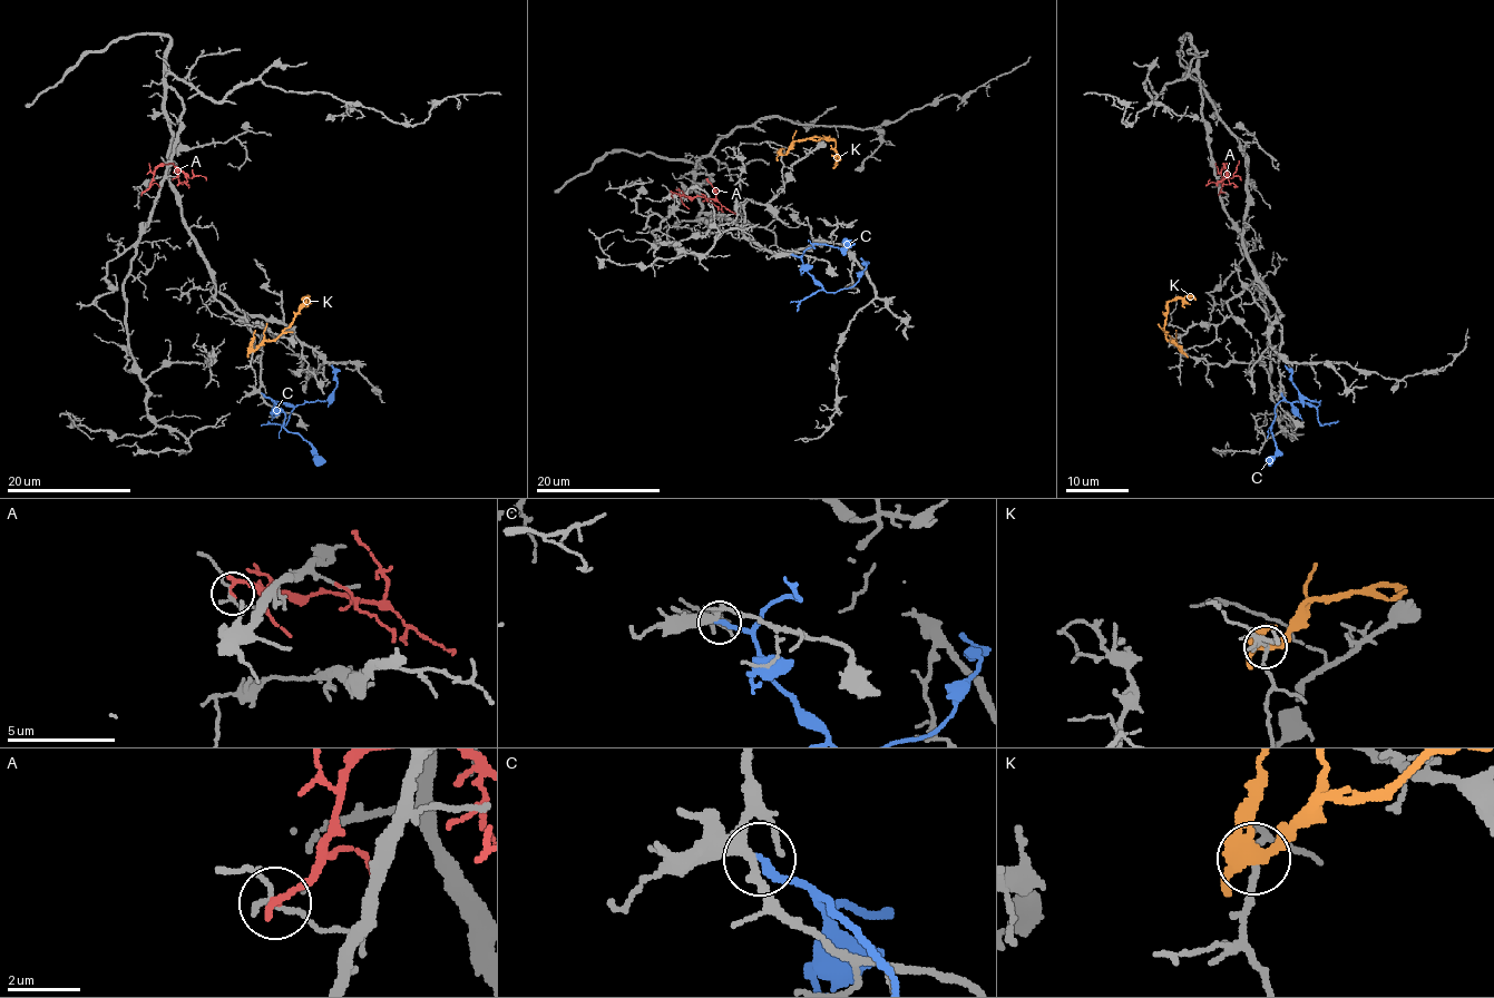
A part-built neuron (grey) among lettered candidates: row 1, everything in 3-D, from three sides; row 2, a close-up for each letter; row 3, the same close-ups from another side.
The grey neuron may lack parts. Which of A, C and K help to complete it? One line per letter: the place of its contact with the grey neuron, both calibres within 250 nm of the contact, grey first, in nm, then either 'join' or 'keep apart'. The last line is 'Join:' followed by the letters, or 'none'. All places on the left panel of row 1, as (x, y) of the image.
A: meets grey at (143, 193); 140 nm thick on the grey side, 190 nm on the other; keep apart
C: meets grey at (262, 393); 260 nm thick on the grey side, 240 nm on the other; keep apart
K: meets grey at (252, 351); 160 nm thick on the grey side, 340 nm on the other; keep apart
Join: none

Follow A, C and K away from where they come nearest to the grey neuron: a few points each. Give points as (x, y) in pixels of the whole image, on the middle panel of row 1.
A: (672, 196), (682, 194), (715, 198), (723, 212)
C: (791, 254), (802, 261), (803, 268), (826, 290), (831, 292), (850, 289), (858, 281), (866, 268), (861, 257)
K: (782, 155), (794, 143), (831, 139), (838, 153), (833, 168)

